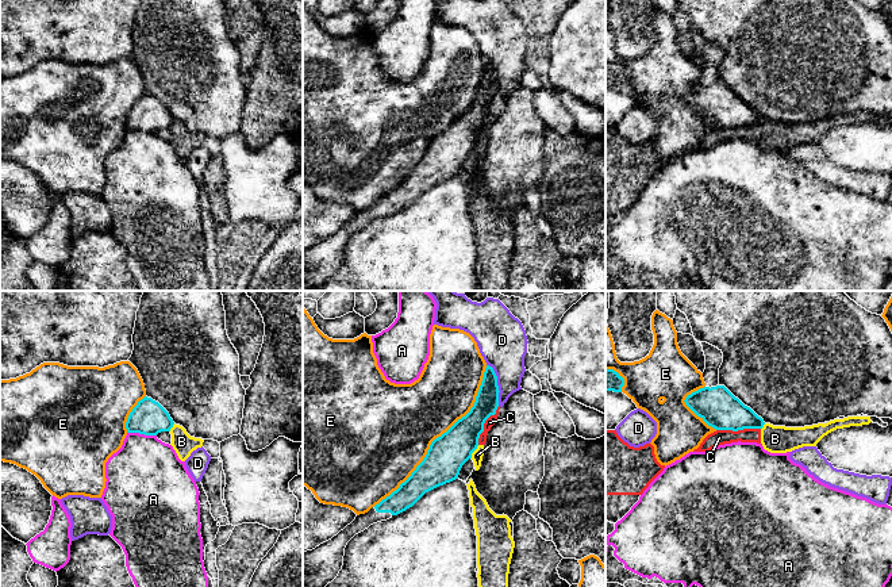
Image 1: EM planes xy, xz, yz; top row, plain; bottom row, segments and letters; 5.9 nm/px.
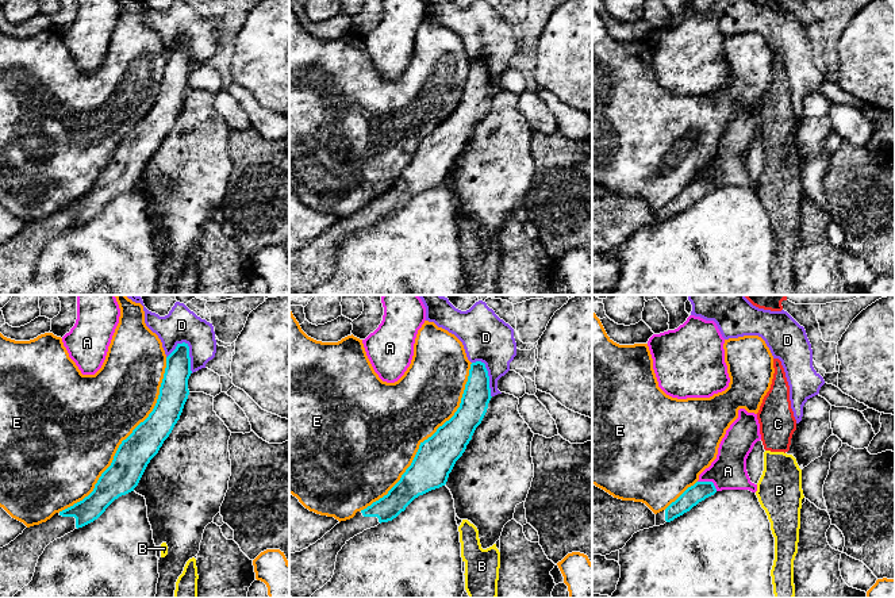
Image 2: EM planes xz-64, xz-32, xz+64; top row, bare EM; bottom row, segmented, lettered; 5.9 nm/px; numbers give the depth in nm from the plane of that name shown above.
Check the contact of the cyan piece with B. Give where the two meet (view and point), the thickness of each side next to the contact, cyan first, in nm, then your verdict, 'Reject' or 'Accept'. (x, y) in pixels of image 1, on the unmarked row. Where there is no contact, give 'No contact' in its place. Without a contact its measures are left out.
Touches cyan at xz (473, 148). Thickness 220 nm (cyan) against 70 nm. Reject

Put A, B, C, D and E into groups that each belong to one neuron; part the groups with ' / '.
A / B C / D / E

